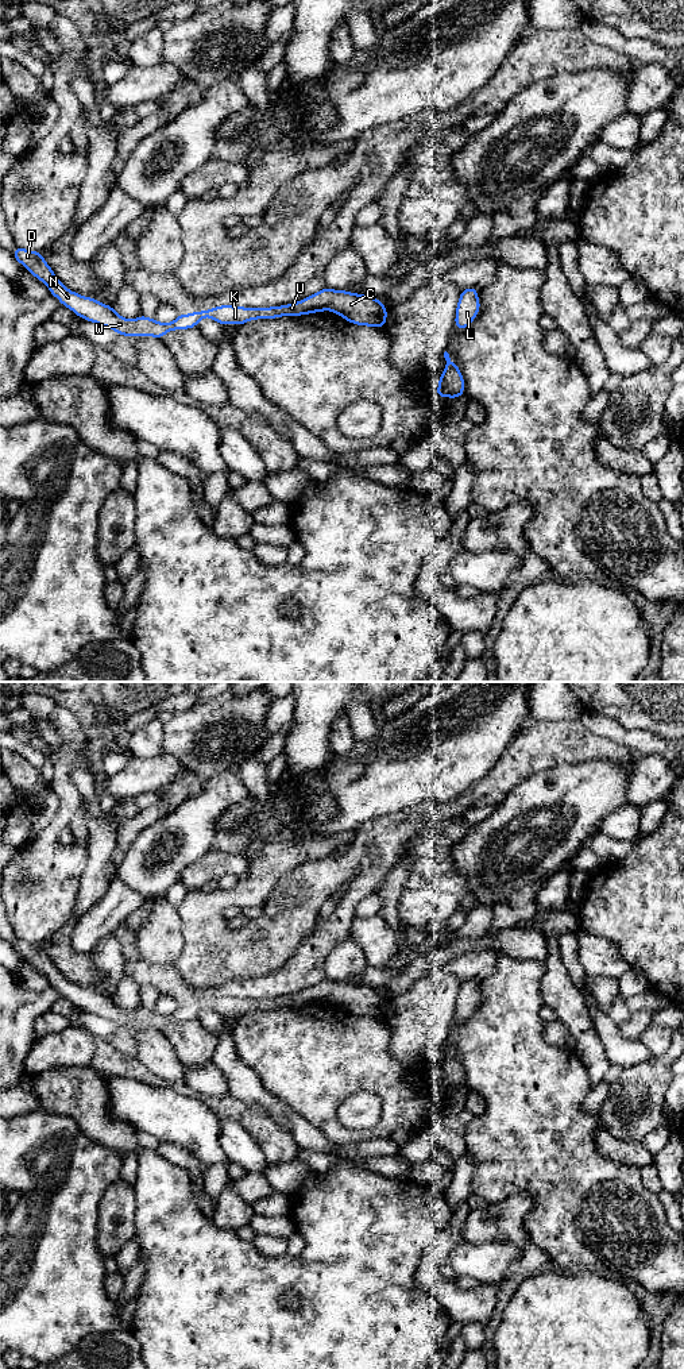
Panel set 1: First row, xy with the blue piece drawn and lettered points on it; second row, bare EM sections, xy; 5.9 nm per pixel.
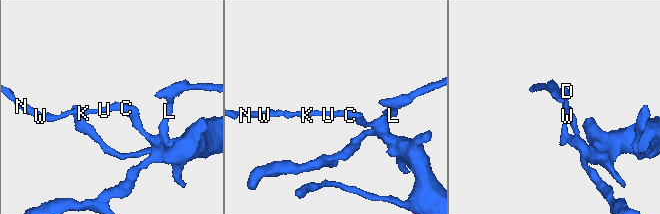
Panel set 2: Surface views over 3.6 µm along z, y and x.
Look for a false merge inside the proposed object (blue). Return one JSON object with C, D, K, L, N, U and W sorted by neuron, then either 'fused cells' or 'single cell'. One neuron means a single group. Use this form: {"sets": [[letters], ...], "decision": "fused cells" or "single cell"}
{"sets": [["C", "D", "K", "N", "U", "W"], ["L"]], "decision": "fused cells"}

